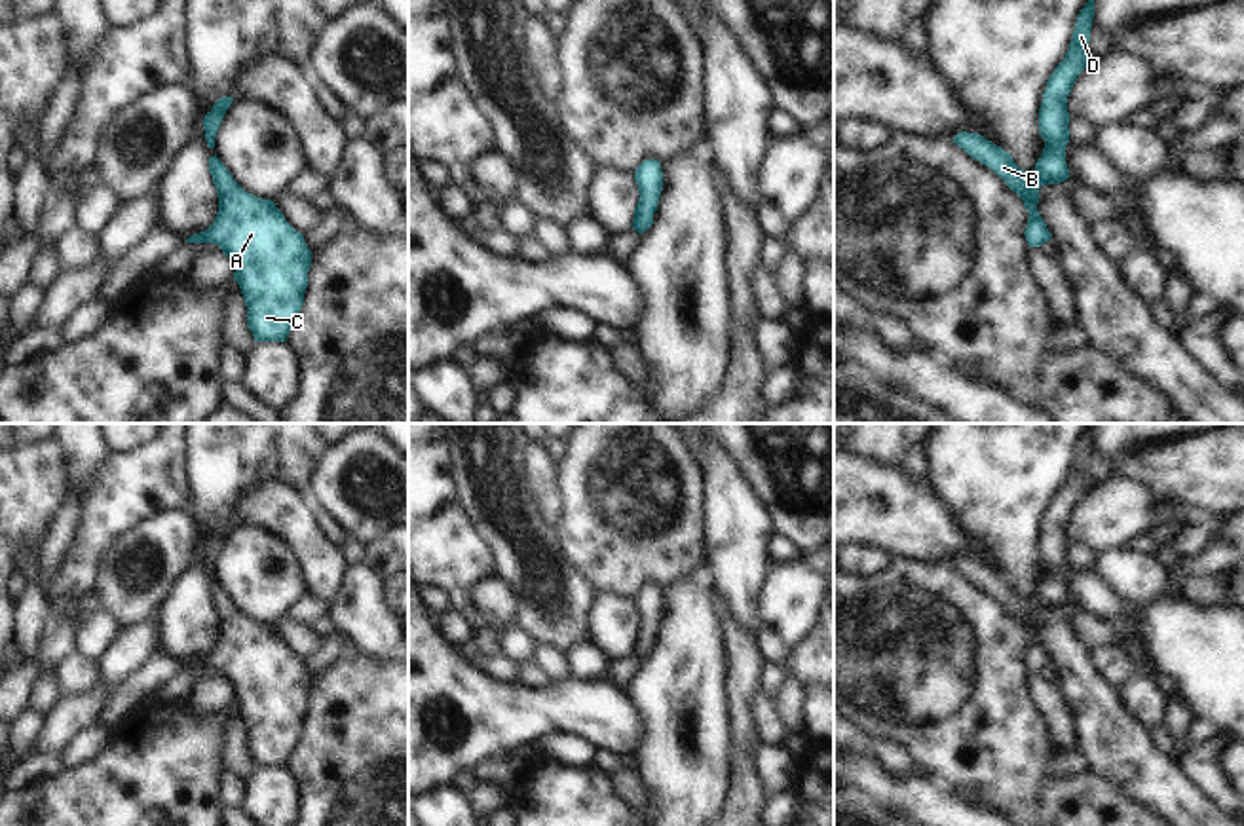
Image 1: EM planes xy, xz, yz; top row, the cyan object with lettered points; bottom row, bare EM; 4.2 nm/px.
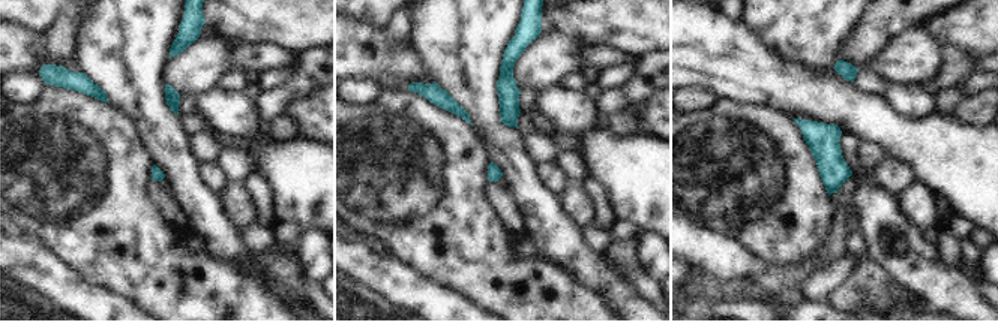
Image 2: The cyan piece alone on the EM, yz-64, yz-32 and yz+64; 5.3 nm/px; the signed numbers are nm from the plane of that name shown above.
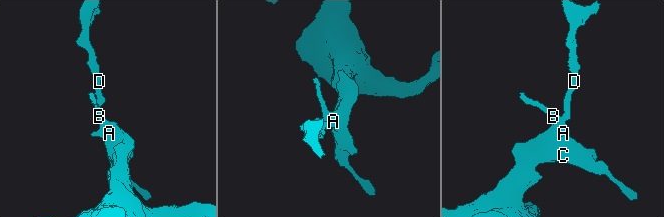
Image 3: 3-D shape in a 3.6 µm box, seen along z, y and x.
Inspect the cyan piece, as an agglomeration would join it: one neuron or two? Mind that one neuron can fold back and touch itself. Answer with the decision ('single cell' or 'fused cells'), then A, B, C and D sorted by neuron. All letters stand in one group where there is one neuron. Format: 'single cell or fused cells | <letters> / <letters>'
single cell | A B C D

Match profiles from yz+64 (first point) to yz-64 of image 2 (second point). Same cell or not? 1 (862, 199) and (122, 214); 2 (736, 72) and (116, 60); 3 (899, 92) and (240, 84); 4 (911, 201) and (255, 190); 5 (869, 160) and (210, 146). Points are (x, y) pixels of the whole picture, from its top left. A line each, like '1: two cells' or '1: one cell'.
1: two cells
2: two cells
3: two cells
4: two cells
5: one cell

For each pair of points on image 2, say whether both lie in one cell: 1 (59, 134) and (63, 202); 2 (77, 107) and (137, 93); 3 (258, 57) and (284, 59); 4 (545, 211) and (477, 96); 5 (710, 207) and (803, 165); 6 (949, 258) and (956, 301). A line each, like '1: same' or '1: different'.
1: same
2: different
3: same
4: same
5: same
6: different

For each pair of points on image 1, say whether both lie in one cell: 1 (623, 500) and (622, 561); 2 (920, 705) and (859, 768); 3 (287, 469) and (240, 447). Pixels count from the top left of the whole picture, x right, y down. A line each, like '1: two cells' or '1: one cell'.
1: one cell
2: two cells
3: one cell

